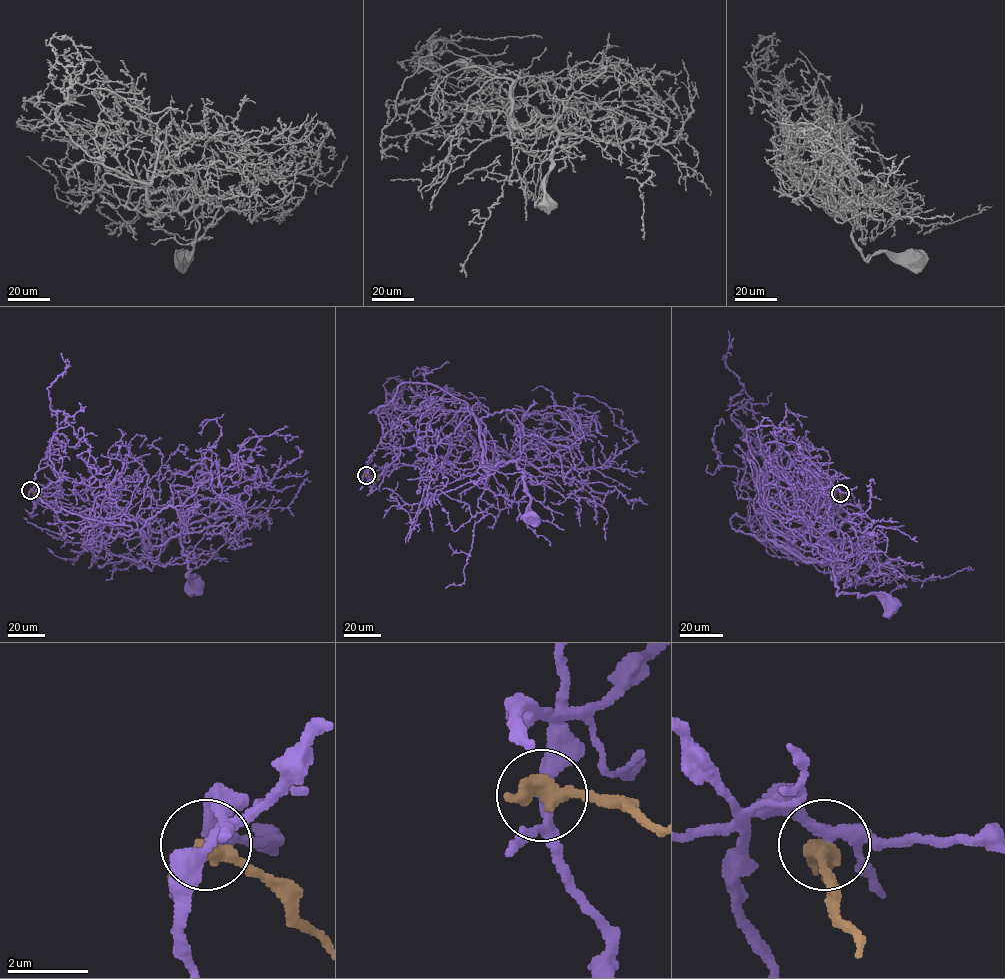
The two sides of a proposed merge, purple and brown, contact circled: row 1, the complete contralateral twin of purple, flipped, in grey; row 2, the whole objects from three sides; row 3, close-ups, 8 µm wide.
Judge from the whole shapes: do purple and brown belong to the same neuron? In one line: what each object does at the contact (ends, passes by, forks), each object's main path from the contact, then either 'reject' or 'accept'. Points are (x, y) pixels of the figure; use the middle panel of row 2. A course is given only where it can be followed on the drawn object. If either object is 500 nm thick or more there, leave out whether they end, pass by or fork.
purple via (366, 475), (378, 477), (390, 464), (435, 471), (449, 462), (503, 465), (516, 458), (525, 473), (533, 516) | brown via (366, 475), (379, 479) | accept

